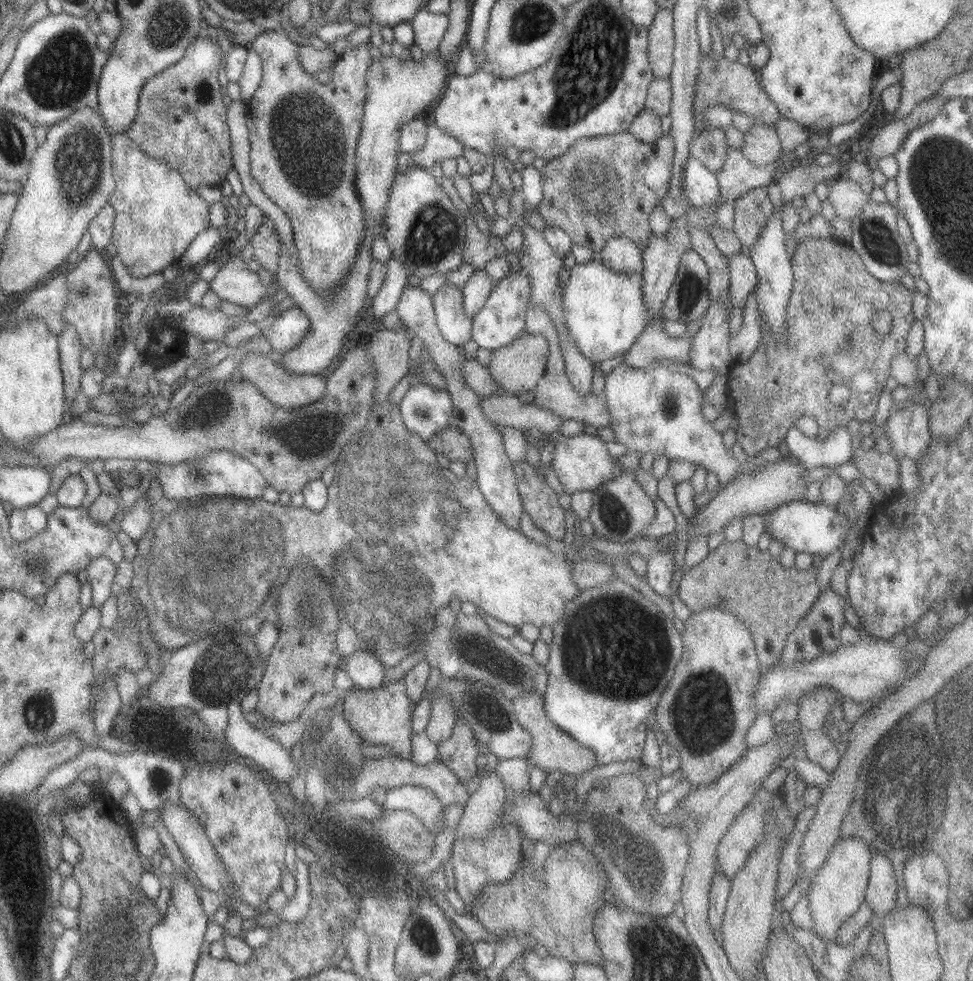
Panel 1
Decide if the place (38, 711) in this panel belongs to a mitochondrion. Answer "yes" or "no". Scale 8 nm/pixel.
yes

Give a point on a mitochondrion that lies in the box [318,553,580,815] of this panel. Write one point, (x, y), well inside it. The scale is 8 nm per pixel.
(397, 622)

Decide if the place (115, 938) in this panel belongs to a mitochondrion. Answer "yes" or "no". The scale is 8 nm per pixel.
yes

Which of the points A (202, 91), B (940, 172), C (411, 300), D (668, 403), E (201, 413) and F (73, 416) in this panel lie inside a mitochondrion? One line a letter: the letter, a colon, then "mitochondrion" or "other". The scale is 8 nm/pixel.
A: mitochondrion
B: mitochondrion
C: other
D: mitochondrion
E: mitochondrion
F: other

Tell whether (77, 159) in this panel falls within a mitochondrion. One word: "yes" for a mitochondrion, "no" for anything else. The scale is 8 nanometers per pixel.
yes

